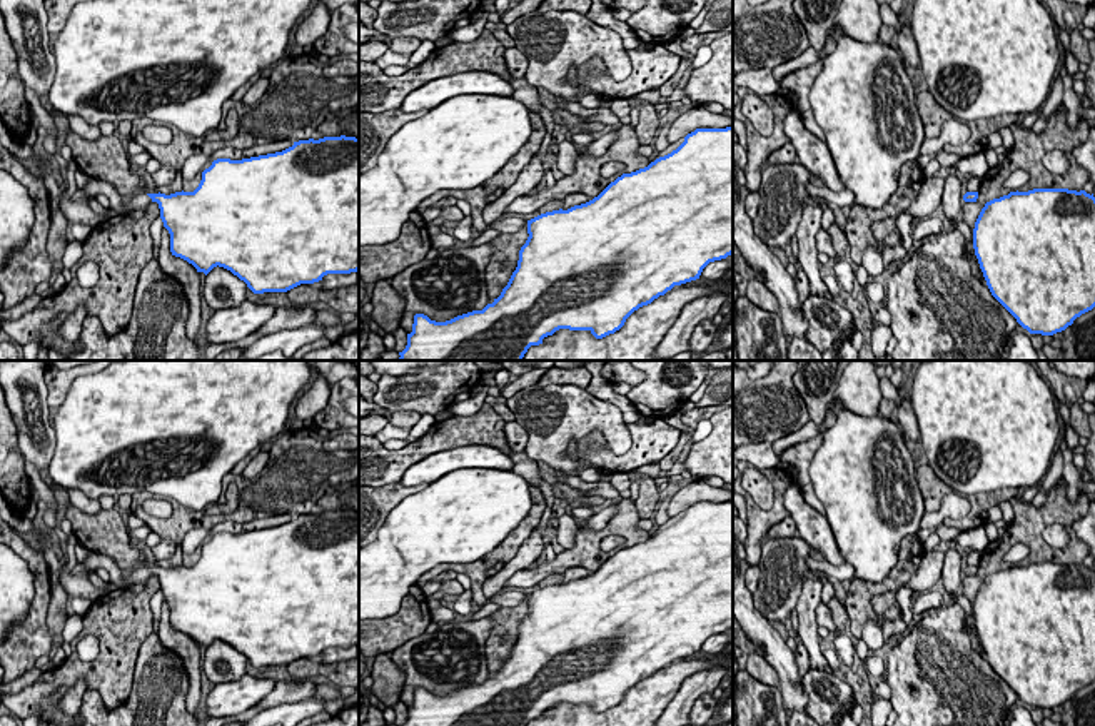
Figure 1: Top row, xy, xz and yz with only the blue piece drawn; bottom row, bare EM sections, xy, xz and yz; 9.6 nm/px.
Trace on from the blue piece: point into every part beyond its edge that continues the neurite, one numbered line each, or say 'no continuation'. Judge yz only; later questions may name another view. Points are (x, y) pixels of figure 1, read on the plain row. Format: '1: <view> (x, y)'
no continuation

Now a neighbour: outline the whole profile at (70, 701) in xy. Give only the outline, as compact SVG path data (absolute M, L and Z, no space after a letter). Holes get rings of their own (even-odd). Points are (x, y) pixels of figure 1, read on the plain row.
M78 679L58 701L58 709L65 714L77 714L82 704L82 696L87 691L85 681Z

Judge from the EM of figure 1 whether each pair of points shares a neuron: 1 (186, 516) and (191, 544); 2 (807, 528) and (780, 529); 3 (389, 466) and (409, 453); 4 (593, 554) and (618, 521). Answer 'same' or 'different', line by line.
1: different
2: different
3: same
4: same

